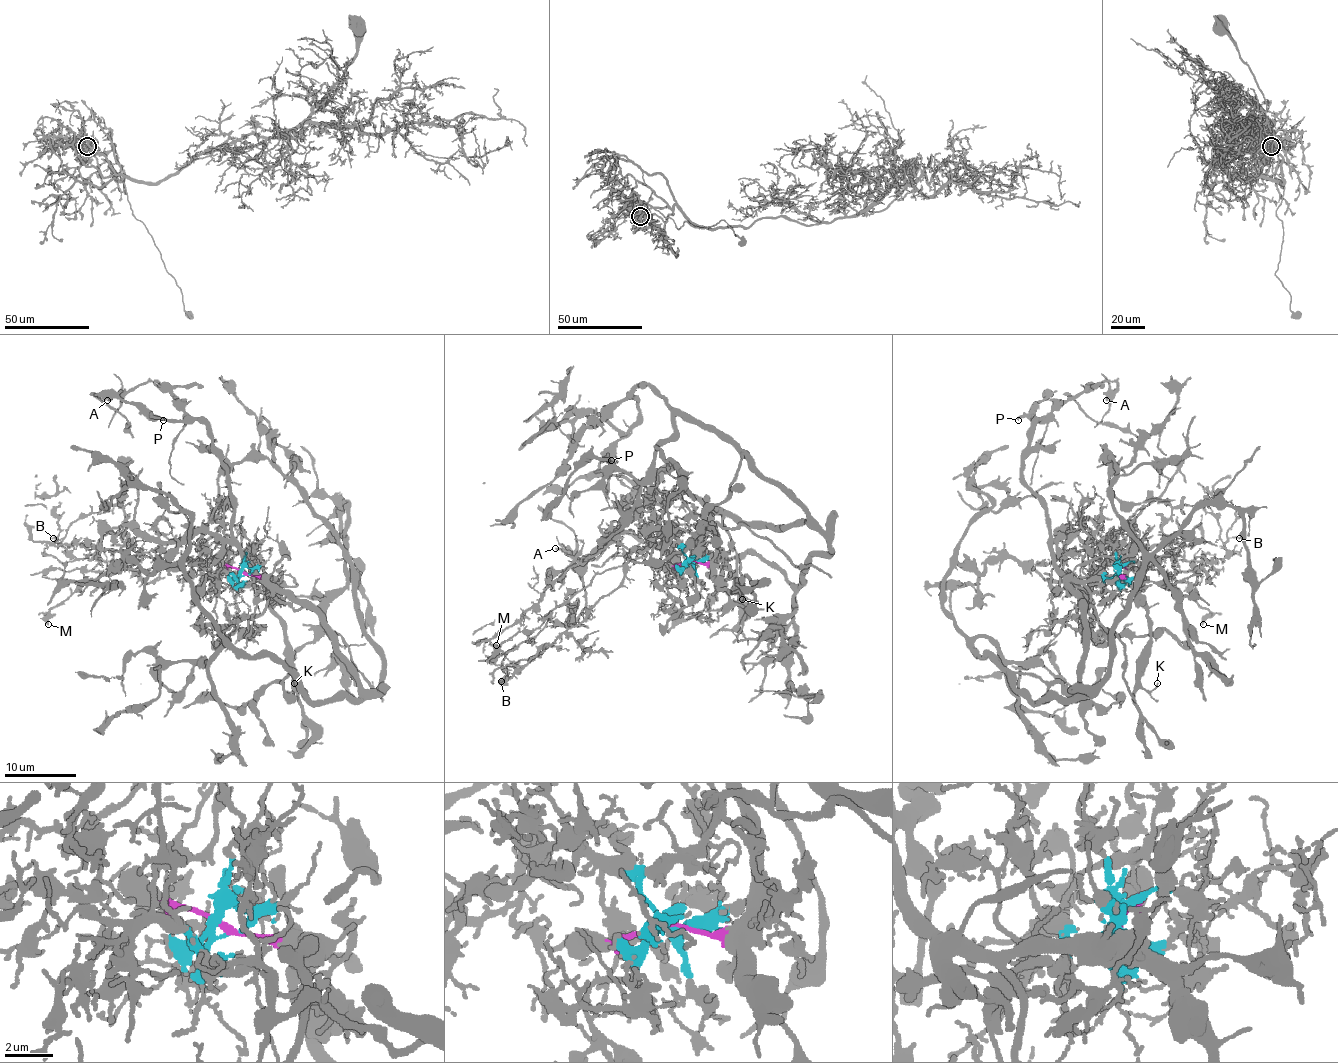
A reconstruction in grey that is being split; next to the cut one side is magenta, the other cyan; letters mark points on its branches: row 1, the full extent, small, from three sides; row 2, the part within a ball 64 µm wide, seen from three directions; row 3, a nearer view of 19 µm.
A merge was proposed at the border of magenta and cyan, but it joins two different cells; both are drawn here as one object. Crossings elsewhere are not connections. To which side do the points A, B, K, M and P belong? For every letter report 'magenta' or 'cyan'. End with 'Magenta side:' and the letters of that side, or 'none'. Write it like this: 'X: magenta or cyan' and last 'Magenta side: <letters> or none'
A: magenta
B: cyan
K: magenta
M: cyan
P: magenta
Magenta side: A, K, P

